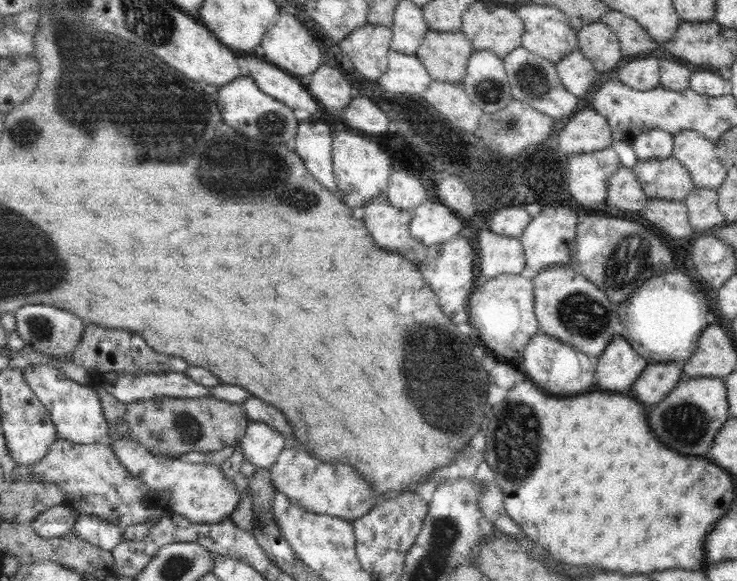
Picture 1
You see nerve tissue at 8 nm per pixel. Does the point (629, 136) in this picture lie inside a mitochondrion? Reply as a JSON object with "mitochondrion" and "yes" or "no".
{"mitochondrion":"no"}

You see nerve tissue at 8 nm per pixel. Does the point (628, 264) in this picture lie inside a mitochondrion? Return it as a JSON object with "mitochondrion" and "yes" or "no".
{"mitochondrion":"yes"}

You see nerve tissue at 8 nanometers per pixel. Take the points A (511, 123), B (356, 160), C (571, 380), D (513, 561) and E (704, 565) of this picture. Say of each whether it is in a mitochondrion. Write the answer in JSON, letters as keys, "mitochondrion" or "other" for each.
{"A":"mitochondrion","B":"other","C":"other","D":"other","E":"other"}

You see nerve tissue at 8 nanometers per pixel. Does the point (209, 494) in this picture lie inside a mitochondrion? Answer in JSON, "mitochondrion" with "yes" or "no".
{"mitochondrion":"no"}

